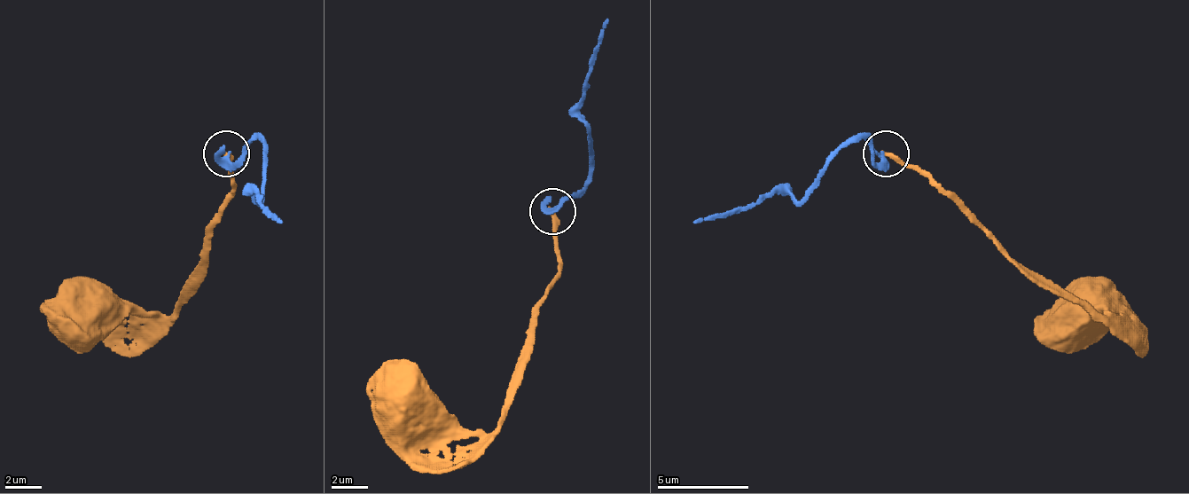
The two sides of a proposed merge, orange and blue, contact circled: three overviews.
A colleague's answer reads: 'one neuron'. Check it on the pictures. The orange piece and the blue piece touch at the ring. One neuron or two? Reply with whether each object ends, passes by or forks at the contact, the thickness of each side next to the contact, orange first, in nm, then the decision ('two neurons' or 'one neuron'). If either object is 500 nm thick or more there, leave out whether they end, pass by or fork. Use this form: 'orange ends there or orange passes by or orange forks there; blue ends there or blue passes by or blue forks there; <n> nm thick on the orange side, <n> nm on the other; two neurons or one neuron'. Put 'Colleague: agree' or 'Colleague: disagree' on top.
Colleague: disagree
orange ends there; blue ends there; 280 nm thick on the orange side, 380 nm on the other; two neurons

